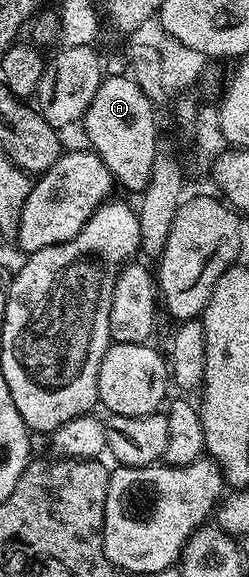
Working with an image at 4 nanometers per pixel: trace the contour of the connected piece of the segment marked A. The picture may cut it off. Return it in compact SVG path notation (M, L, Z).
M128 74L109 75L102 78L99 93L95 93L83 120L88 146L107 165L118 184L129 191L140 193L149 183L151 169L155 165L157 115L155 104Z

